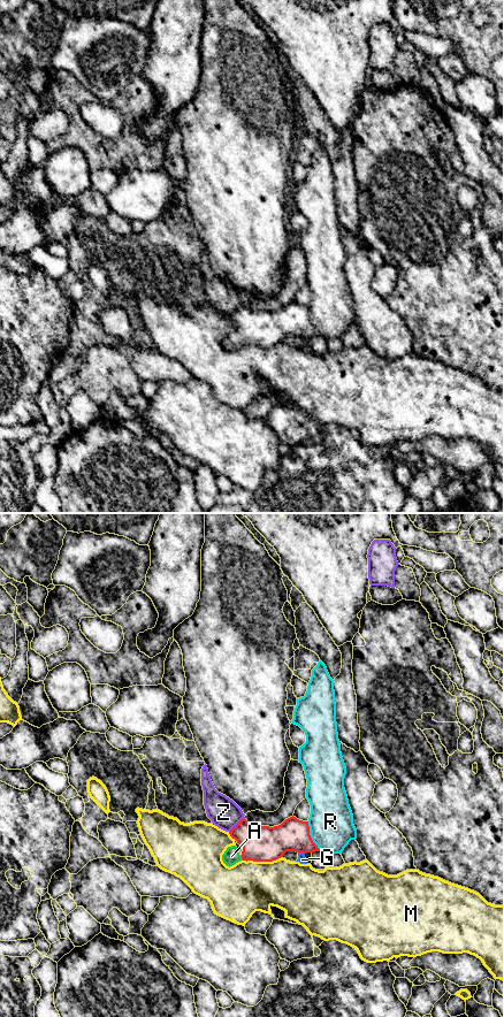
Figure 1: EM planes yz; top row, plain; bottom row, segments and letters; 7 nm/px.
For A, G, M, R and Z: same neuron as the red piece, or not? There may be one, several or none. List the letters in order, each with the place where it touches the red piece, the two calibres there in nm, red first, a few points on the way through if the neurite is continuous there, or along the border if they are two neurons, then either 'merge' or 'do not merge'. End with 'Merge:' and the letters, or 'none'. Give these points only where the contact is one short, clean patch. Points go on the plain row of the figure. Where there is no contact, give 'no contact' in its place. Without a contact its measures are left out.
A: yz (242, 342) | 260/120 nm | across yz (260, 328), (242, 342), (231, 341) | merge
G: yz (302, 336) | 240/60 nm | along yz (298, 336), (304, 338) | do not merge
M: yz (262, 345) | 260/360 nm | do not merge
R: yz (310, 320) | 220/320 nm | along yz (307, 306), (310, 321), (320, 334) | do not merge
Z: yz (236, 310) | 260/200 nm | along yz (244, 301), (229, 316) | do not merge
Merge: A

